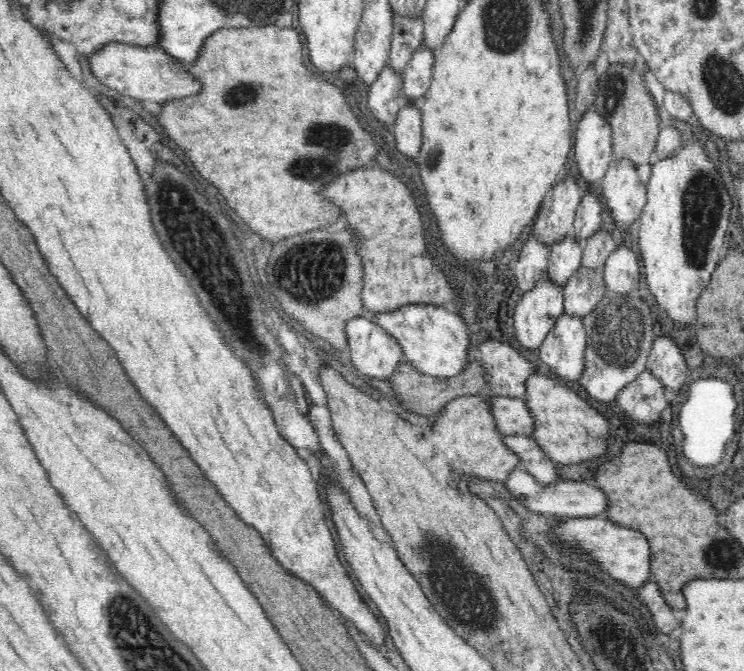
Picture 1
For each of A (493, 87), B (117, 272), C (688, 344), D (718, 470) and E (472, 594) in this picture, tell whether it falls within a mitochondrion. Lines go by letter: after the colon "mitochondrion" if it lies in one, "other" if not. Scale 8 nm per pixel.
A: other
B: other
C: other
D: other
E: mitochondrion

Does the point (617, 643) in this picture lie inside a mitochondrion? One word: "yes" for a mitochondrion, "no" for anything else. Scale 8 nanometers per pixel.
yes

